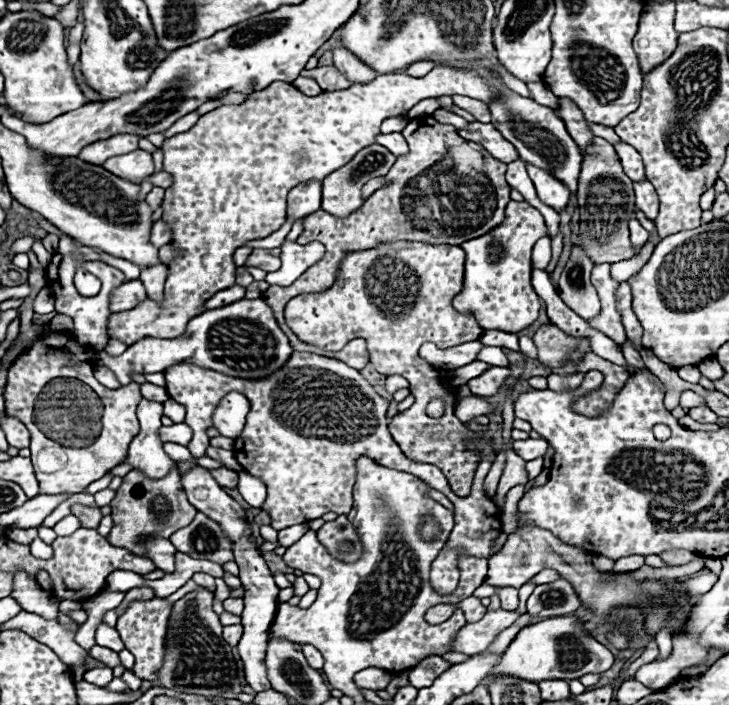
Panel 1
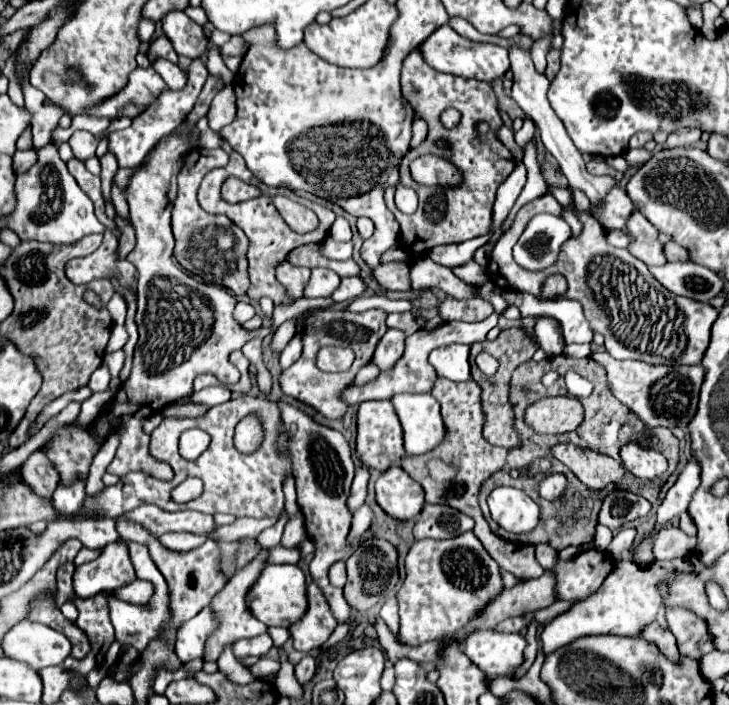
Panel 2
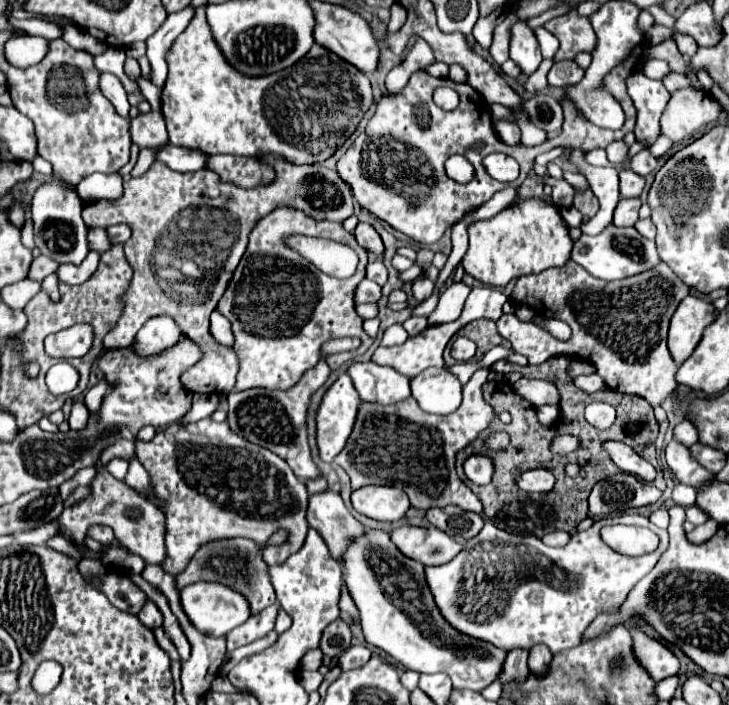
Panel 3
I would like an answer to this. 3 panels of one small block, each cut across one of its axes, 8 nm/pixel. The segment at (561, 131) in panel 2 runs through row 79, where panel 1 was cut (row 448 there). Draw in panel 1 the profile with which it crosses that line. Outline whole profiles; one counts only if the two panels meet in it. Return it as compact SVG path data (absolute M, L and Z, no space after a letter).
M528 438L528 440L516 440L514 442L514 452L524 460L534 460L538 456L544 456L546 450L548 450L548 442L542 438L540 440Z

